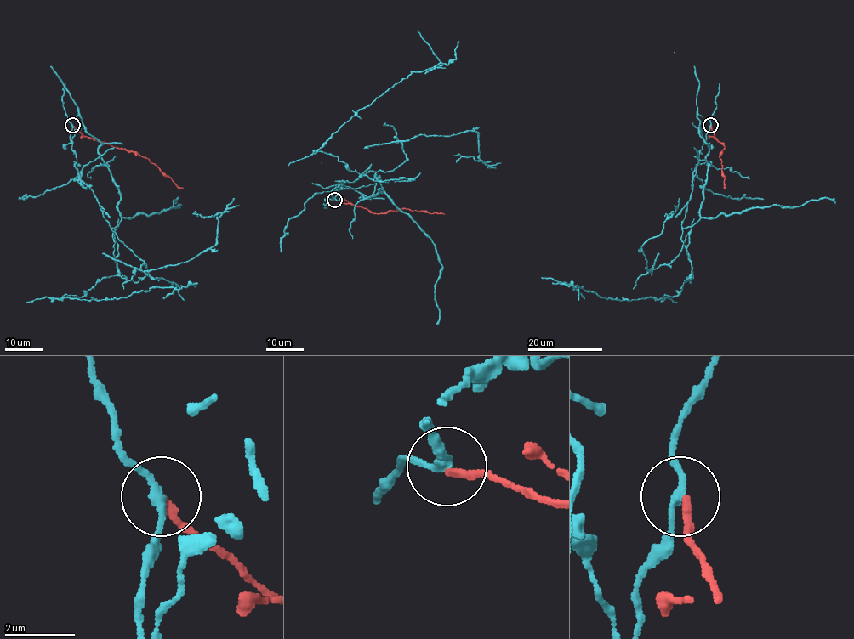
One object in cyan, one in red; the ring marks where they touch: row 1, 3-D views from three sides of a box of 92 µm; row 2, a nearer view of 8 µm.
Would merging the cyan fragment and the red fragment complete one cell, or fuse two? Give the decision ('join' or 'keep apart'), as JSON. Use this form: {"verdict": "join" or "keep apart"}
{"verdict": "keep apart"}

